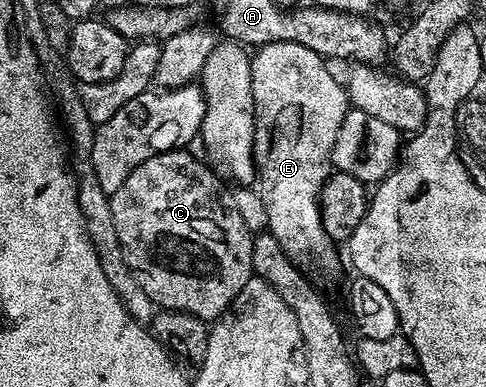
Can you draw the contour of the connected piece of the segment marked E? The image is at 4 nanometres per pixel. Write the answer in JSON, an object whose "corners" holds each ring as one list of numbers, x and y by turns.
{"corners":[[281,40,260,46,254,52,251,72,254,73,255,103,255,165,257,188,263,211,267,214,266,230,285,249,285,253,300,268,307,269,312,263,323,271,335,267,335,247,323,224,319,208,319,192,333,173,331,154,337,141,341,123,349,110,346,86,330,71,328,60,303,44]]}

